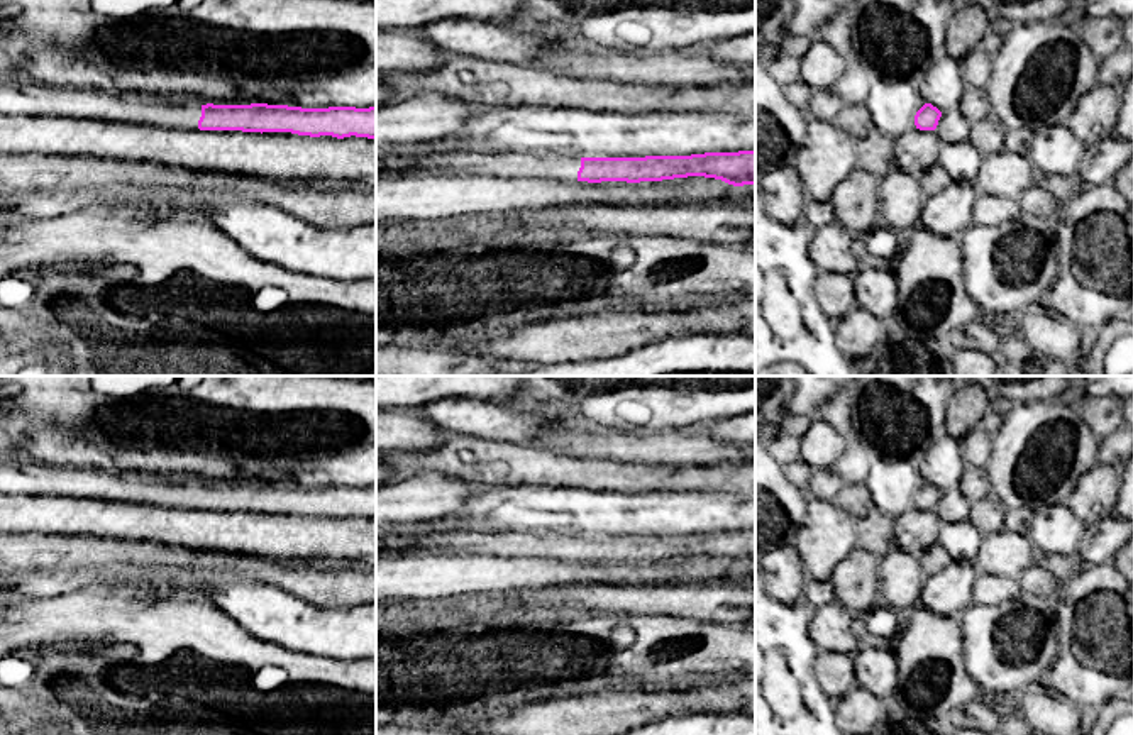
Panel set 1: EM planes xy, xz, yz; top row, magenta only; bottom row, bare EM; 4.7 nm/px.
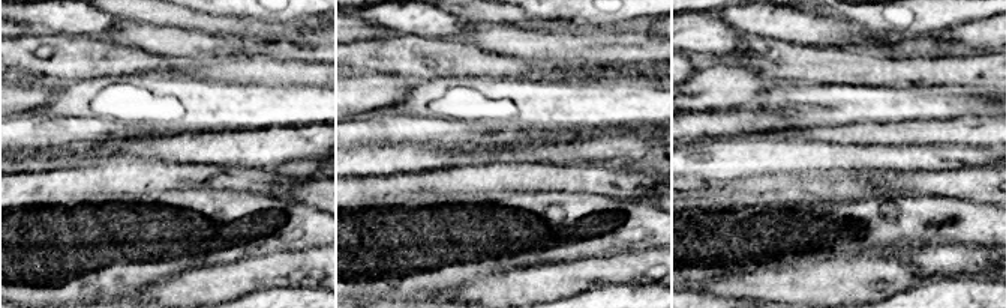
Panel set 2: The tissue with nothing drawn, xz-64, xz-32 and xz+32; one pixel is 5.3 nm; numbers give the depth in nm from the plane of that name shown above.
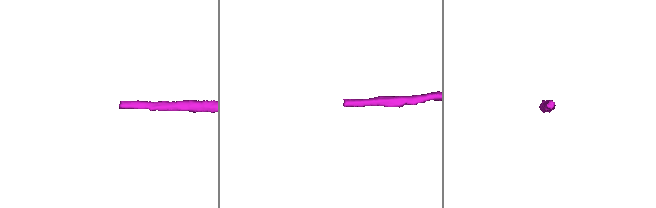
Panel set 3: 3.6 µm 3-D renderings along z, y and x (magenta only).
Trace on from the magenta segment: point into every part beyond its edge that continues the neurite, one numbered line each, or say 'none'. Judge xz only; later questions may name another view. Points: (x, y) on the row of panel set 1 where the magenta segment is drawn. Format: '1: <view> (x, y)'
1: xz (458, 161)

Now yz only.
none

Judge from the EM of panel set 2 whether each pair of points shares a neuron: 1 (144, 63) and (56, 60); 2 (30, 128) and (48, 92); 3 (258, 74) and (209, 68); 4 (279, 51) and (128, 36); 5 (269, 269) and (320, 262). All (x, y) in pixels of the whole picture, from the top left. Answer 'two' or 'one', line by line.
1: one
2: two
3: one
4: one
5: one

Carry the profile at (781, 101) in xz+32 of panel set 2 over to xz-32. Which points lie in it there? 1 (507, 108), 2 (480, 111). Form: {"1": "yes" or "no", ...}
{"1": "yes", "2": "yes"}

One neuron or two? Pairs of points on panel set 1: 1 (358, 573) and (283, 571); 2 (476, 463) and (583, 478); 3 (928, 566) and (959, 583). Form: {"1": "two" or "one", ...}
{"1": "one", "2": "one", "3": "two"}

